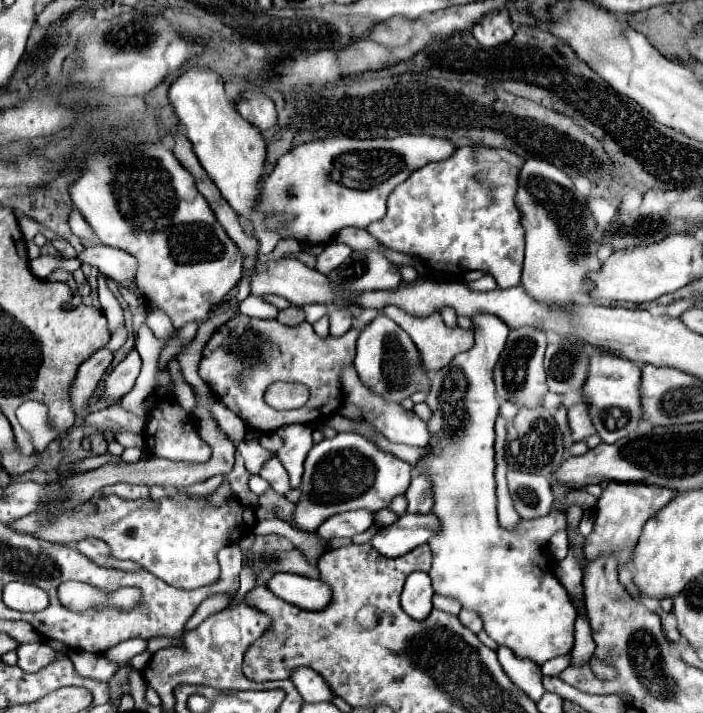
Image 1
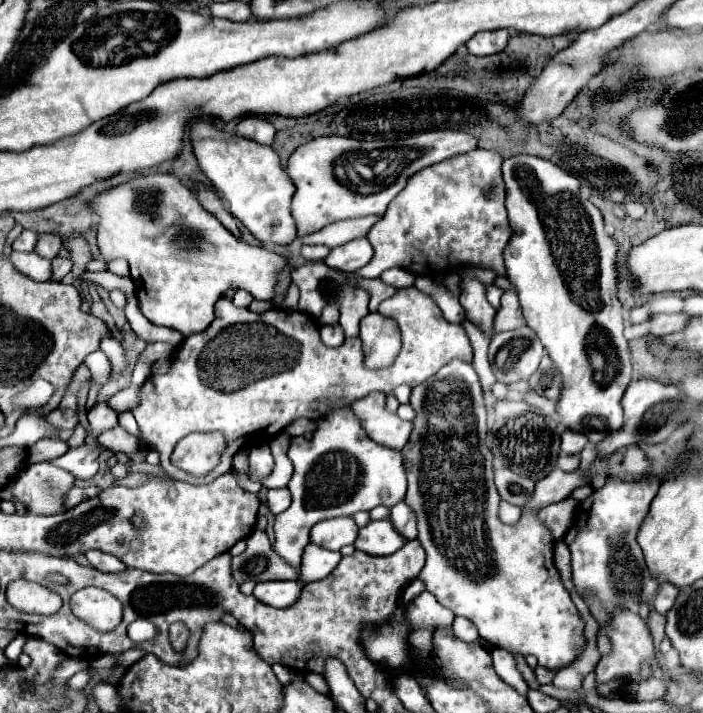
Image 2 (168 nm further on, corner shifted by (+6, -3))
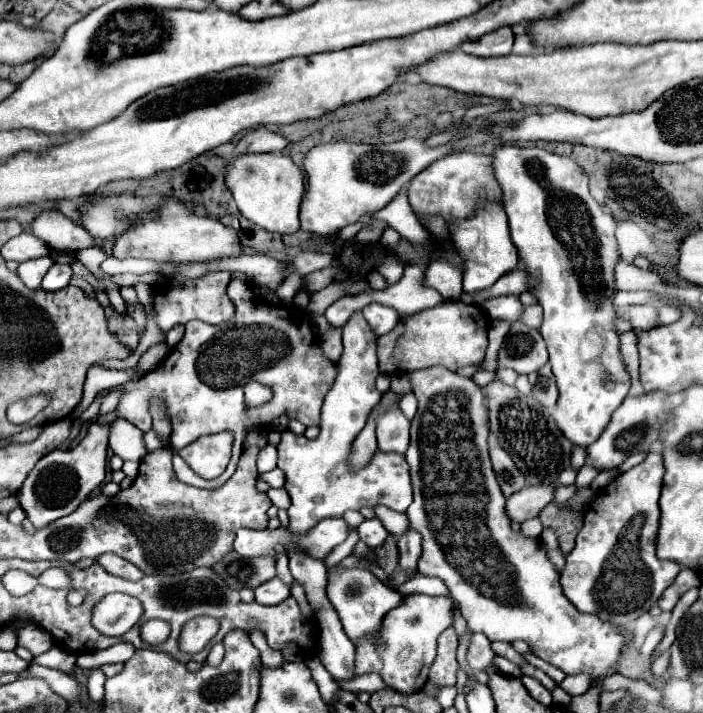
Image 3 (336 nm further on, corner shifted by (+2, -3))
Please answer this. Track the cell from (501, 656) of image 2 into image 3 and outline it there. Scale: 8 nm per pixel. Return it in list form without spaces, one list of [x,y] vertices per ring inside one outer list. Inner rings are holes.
[[[494,657],[494,667],[496,667],[496,671],[500,671],[500,673],[504,673],[504,675],[508,675],[508,677],[520,677],[522,675],[522,671],[518,669],[518,665],[514,665],[512,661],[508,661],[508,659],[504,659],[504,657]]]

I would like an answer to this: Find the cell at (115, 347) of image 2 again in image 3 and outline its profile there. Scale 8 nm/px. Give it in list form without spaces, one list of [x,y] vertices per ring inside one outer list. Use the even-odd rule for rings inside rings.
[[[90,369],[88,377],[86,377],[86,385],[84,385],[84,397],[80,401],[80,405],[76,407],[76,411],[72,413],[72,417],[76,419],[96,397],[98,391],[110,389],[110,387],[118,387],[122,383],[128,383],[132,379],[132,373],[136,373],[136,369],[128,369],[128,371],[116,371],[116,369]]]

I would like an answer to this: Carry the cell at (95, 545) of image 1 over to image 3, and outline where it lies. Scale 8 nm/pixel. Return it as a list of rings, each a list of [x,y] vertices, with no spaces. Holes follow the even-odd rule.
[[[102,555],[98,557],[98,563],[112,575],[118,575],[122,579],[130,579],[130,581],[138,581],[142,577],[142,573],[132,565],[128,563],[126,559],[118,557],[118,555]]]

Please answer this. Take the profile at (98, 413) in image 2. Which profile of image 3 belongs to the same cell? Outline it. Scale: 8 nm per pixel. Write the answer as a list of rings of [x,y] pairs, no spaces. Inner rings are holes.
[[[90,425],[88,435],[70,451],[56,449],[42,457],[26,477],[18,495],[26,517],[36,529],[44,529],[52,521],[70,515],[76,507],[102,485],[106,477],[106,449],[108,449],[108,425]]]

